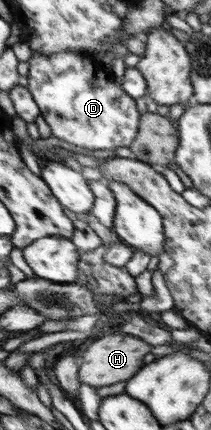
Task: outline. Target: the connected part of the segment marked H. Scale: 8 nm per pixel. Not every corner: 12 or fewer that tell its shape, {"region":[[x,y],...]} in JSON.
{"region":[[131,334],[105,336],[83,356],[89,386],[133,378],[153,350]]}

